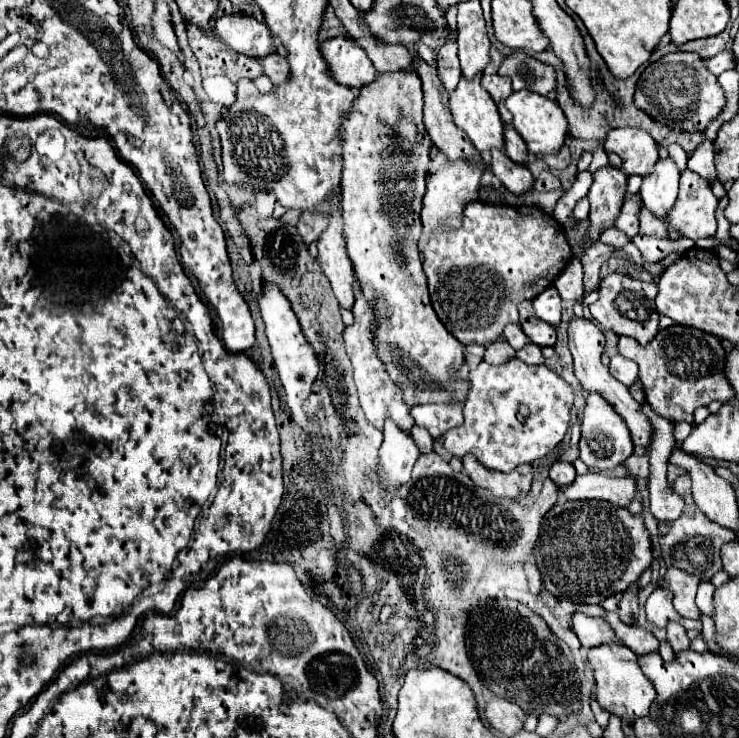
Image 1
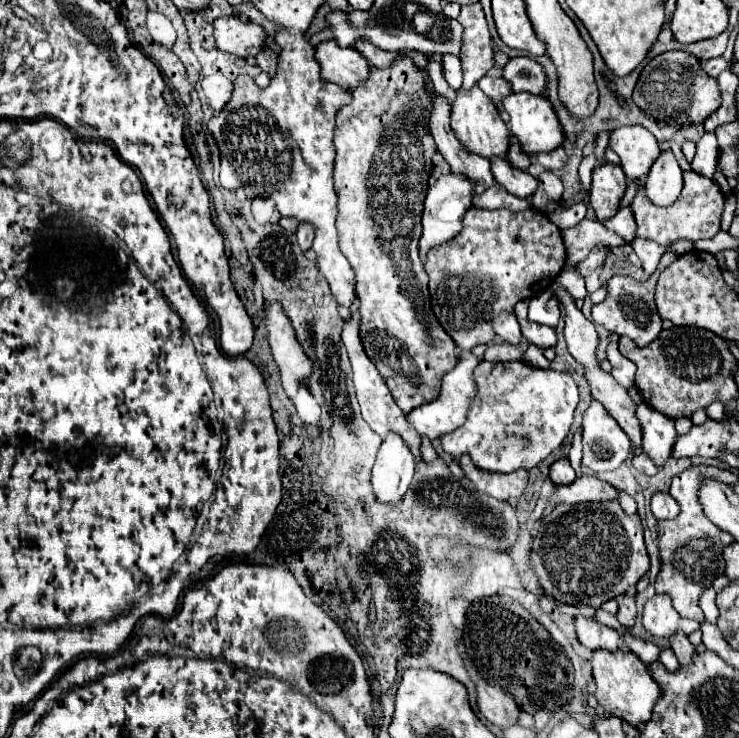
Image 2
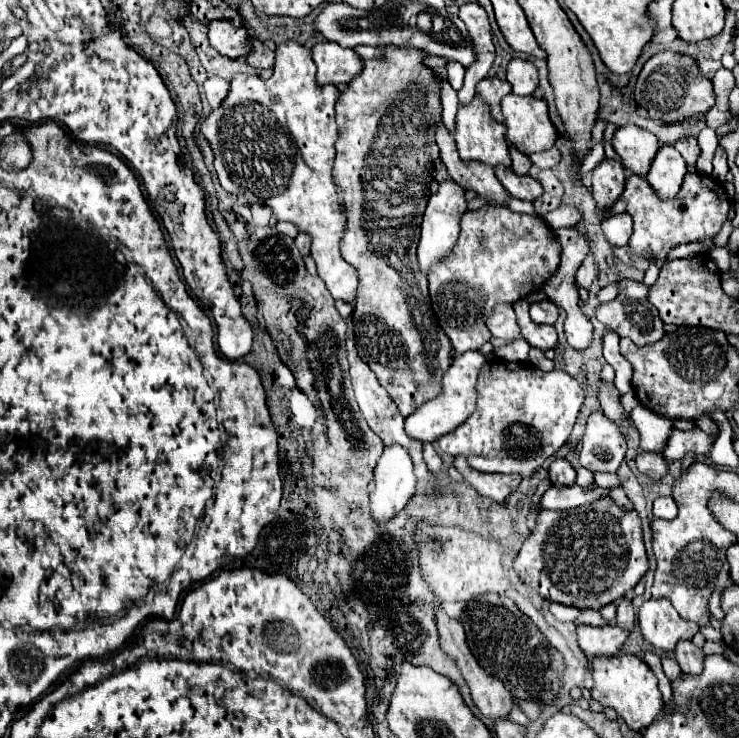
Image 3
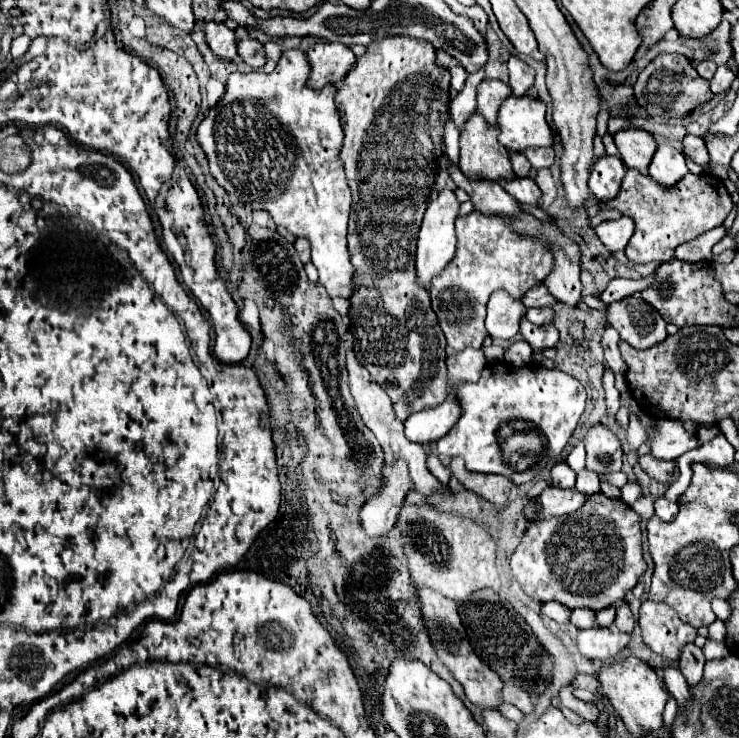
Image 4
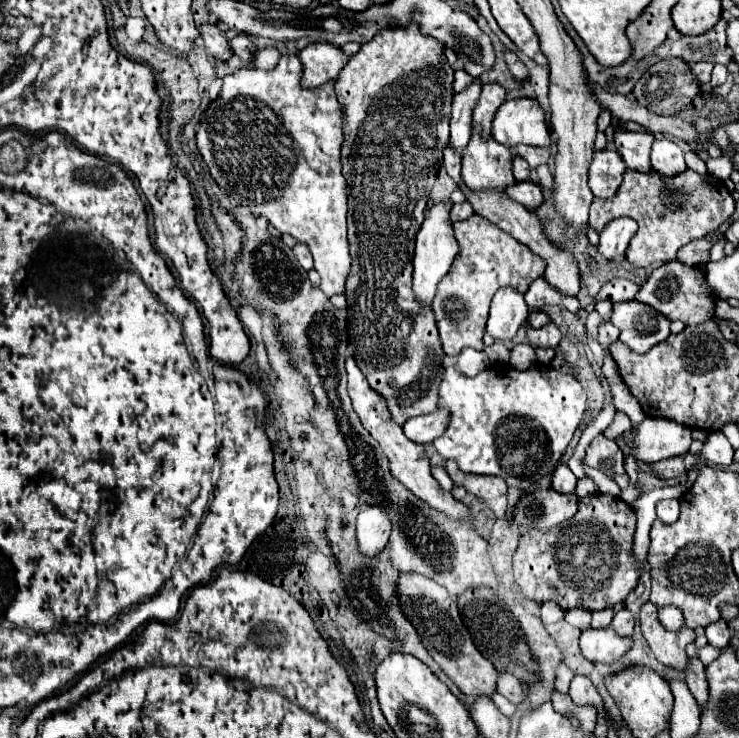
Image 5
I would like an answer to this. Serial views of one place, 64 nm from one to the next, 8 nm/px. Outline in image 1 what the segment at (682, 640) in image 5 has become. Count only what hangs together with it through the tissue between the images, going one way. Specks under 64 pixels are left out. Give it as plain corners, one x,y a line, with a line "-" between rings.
656,588
648,600
646,600
646,616
648,616
648,622
658,626
658,628
666,628
666,624
670,620
676,620
680,622
686,630
700,630
702,624
700,620
690,620
690,618
684,618
680,614
676,614
674,606
672,606
672,592
666,590
666,588

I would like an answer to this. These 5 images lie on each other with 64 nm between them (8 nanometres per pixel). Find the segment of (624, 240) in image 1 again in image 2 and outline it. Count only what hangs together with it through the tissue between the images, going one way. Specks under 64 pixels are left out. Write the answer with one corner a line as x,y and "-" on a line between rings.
584,218
578,226
562,230
562,238
566,244
566,252
568,252
566,266
580,264
594,246
618,248
618,246
626,244
622,236
608,230
602,222
590,220
590,218

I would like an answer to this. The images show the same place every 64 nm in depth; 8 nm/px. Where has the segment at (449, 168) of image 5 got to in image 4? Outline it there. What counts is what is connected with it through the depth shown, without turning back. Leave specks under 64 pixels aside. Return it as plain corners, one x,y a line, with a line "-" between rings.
448,112
448,118
446,118
446,124
444,124
444,144
446,144
446,150
448,150
448,158
458,166
458,128
454,126
454,122
450,120
450,112

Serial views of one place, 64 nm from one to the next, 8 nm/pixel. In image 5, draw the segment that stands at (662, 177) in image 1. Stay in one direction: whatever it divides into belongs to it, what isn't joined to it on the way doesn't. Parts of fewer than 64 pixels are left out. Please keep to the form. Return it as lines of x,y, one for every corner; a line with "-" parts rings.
668,138
656,140
652,146
652,170
660,176
682,174
686,170
682,148

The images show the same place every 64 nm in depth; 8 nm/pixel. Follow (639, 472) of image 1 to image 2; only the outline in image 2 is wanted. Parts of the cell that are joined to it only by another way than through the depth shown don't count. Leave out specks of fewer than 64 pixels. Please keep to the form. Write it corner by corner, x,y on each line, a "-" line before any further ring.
640,454
640,456
634,456
632,458
632,466
640,472
644,472
646,476
654,476
658,472
658,468
654,466
654,462
646,456
646,454

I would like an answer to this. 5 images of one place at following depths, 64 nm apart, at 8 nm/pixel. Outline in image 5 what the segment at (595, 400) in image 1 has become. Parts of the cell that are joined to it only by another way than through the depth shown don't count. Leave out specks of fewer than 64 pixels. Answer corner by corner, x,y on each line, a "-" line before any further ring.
598,434
590,446
586,448
586,464
590,468
602,470
606,476
614,478
616,474
624,474
624,456
620,446
606,438
604,434

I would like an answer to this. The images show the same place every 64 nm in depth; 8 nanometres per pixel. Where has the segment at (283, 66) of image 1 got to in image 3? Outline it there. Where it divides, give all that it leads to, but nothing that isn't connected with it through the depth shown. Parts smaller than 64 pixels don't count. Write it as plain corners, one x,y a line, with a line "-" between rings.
250,40
250,46
252,46
252,52
248,54
248,64
252,68
272,68
274,66
274,52
262,44
260,40

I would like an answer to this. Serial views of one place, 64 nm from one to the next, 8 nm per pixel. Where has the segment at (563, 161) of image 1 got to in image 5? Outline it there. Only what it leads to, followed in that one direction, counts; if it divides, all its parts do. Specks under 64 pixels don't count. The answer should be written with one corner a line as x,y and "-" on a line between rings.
514,146
512,148
514,156
526,158
530,168
536,168
540,164
546,164
550,158
550,148
534,148
534,146

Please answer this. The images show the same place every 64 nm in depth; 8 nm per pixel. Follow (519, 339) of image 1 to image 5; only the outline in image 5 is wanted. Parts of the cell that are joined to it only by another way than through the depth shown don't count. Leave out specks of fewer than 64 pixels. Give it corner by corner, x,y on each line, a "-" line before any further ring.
500,288
492,302
486,330
494,340
510,340
528,318
524,296
512,288

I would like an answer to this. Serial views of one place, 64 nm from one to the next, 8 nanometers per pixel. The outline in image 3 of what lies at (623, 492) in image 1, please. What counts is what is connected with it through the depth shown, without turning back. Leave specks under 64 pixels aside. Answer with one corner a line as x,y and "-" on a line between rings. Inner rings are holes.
572,484
572,486
552,486
542,502
540,508
542,510
568,510
568,508
576,508
576,506
586,506
592,504
600,498
608,496
608,488
600,488
596,484
590,484
586,488
-
590,488
598,488
598,490
590,490

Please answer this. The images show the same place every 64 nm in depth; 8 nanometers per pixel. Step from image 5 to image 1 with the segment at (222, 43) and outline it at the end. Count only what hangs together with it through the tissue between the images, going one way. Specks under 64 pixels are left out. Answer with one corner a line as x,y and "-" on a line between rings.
230,14
216,20
214,26
220,40
234,52
252,58
264,58
274,52
274,36
264,22
248,14

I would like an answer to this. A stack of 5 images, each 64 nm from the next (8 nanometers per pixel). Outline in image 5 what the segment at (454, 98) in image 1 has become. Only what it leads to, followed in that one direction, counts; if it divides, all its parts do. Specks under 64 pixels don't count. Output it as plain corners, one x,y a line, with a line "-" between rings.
474,126
470,142
462,152
462,180
472,190
506,190
506,186
516,182
510,148
498,144
494,138
484,140
482,128

